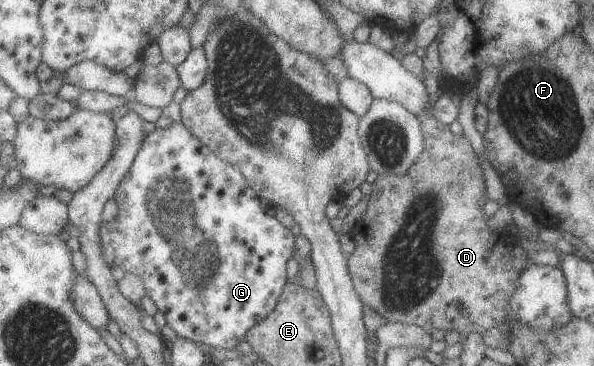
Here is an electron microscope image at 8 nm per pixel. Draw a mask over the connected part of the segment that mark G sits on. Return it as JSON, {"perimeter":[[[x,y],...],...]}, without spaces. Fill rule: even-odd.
{"perimeter":[[[175,121],[167,128],[157,127],[145,137],[133,166],[115,193],[115,201],[118,206],[116,217],[109,222],[103,221],[100,228],[104,259],[111,268],[121,267],[127,273],[141,276],[146,284],[148,296],[155,302],[159,312],[165,315],[168,326],[178,337],[191,339],[196,343],[203,342],[214,348],[231,350],[239,343],[245,342],[247,333],[256,324],[265,320],[278,306],[282,292],[289,283],[287,262],[291,260],[295,249],[297,250],[297,237],[291,227],[281,224],[277,218],[266,211],[262,198],[254,188],[251,188],[241,169],[217,156],[182,121]]]}

